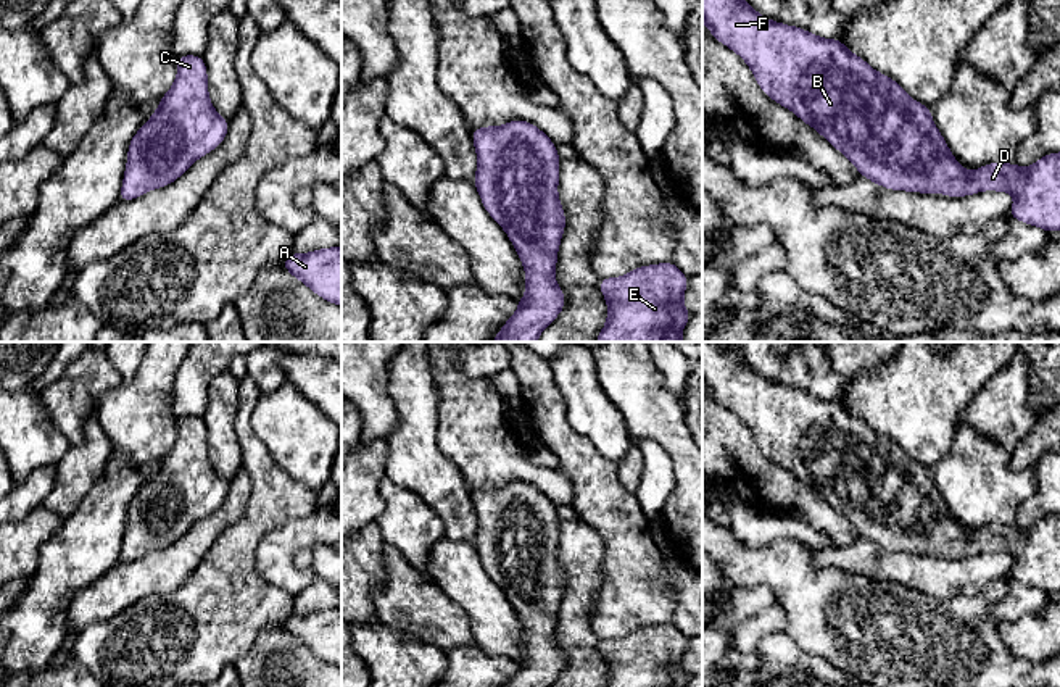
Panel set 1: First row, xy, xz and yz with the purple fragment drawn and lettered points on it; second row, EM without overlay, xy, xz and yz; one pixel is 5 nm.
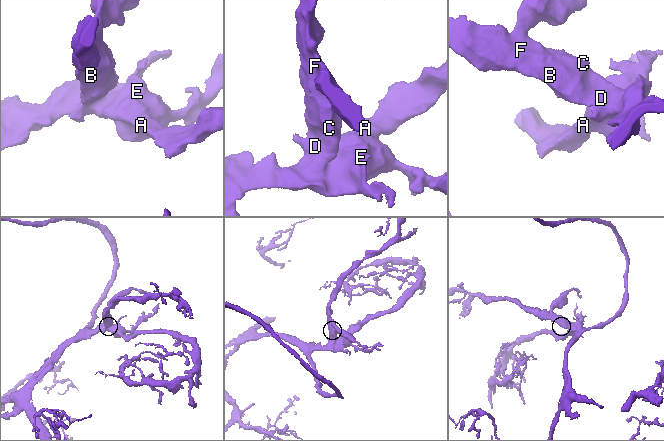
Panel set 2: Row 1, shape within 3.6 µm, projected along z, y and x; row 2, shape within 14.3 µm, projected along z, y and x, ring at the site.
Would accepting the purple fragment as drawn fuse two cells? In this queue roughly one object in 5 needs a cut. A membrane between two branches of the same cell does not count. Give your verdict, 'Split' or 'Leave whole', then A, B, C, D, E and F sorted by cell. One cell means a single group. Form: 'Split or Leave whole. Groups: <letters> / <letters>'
Leave whole. Groups: A B C D E F

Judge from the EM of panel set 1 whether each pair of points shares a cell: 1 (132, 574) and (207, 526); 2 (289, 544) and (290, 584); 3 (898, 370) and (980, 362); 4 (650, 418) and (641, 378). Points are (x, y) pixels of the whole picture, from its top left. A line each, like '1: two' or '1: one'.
1: one
2: one
3: one
4: one

